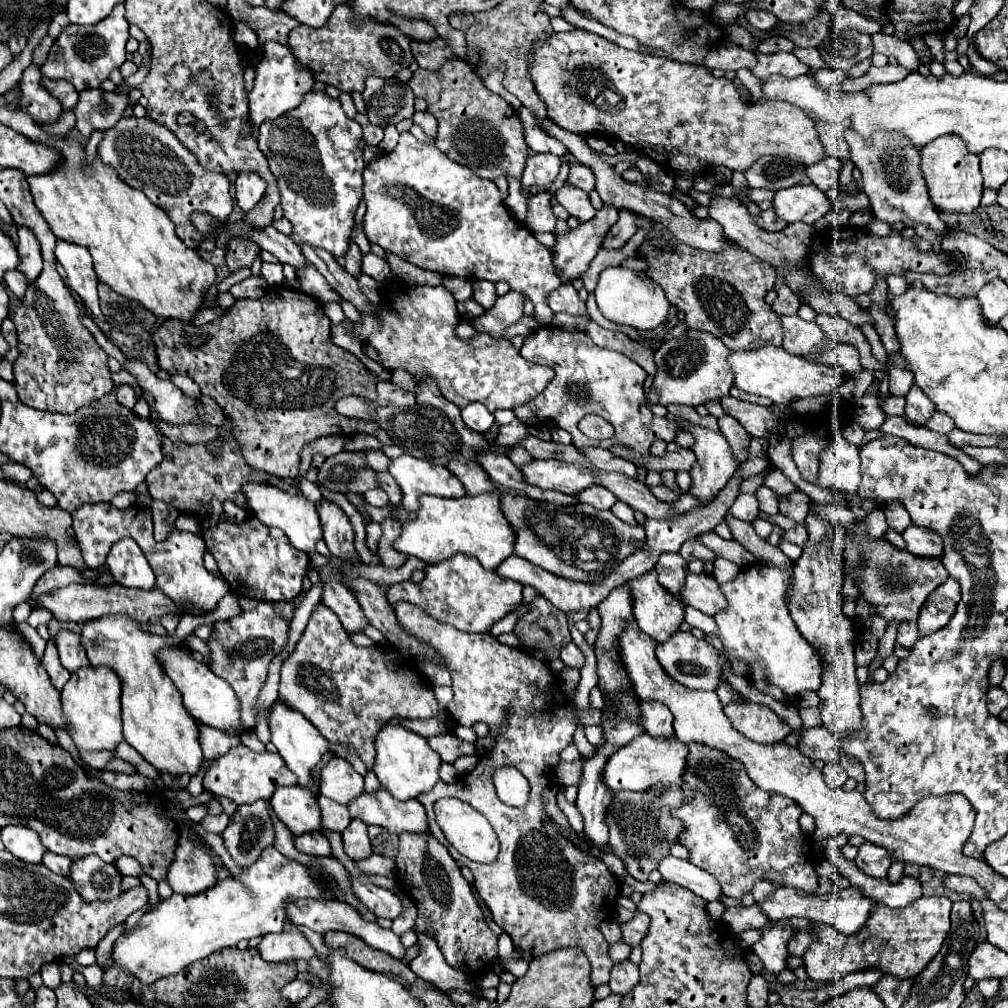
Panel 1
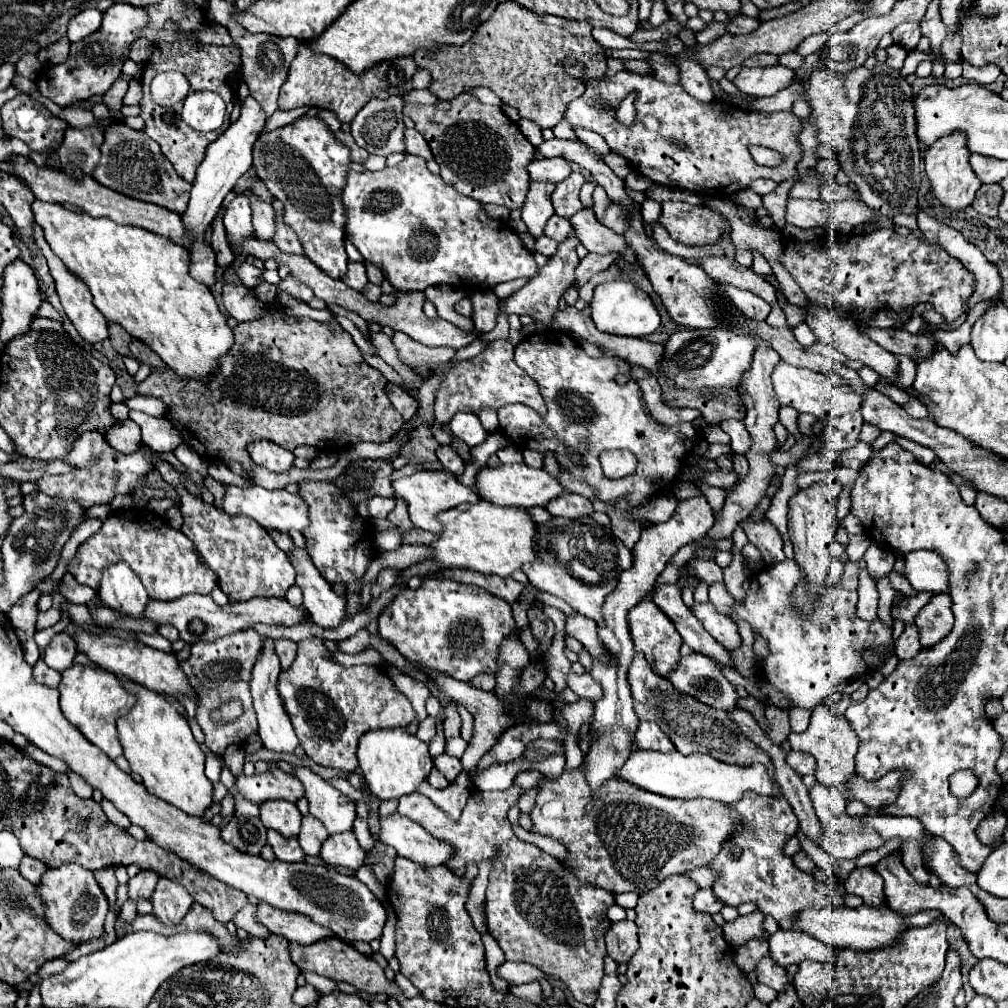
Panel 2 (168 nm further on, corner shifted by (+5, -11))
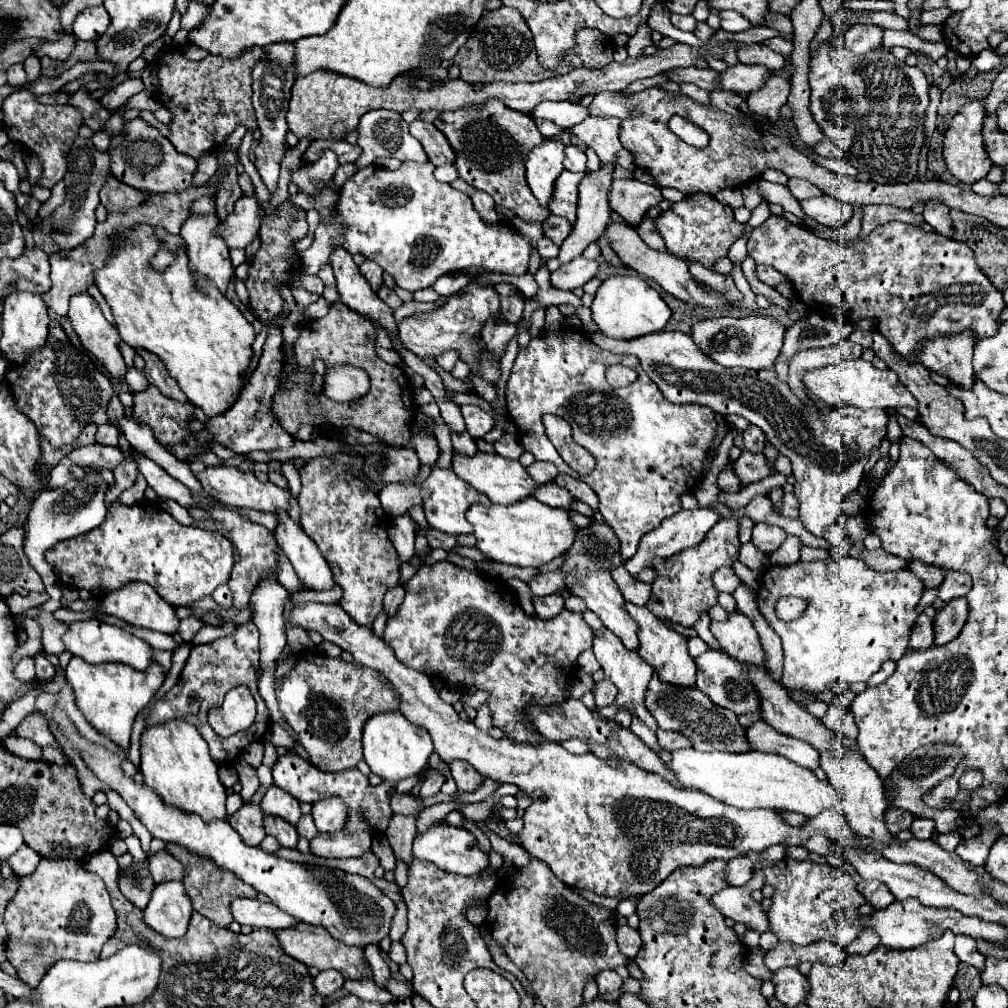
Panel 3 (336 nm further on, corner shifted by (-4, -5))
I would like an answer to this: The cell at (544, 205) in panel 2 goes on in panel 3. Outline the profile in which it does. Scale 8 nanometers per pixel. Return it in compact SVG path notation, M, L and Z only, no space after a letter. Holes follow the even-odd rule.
M543 137L543 143L533 147L525 157L525 179L537 201L547 207L553 195L553 183L563 171L565 145L557 137Z

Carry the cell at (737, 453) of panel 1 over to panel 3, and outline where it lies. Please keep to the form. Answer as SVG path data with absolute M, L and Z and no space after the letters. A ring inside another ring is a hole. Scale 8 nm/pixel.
M743 451L741 457L733 463L733 467L743 485L749 485L749 483L755 483L755 481L761 481L761 479L773 475L771 465L763 453Z

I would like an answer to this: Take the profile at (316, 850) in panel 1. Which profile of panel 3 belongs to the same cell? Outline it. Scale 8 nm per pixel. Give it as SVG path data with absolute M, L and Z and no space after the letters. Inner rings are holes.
M263 815L263 827L265 827L265 833L267 835L273 835L277 837L277 841L283 845L283 847L295 847L297 845L297 831L291 823L287 823L285 819L281 817L273 817L273 815Z

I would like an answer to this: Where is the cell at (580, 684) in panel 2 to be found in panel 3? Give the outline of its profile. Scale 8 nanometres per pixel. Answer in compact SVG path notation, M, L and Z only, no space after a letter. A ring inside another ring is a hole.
M603 679L601 683L595 685L593 693L595 693L595 703L597 703L597 707L607 707L607 705L611 705L611 703L615 701L615 697L617 697L617 687L615 687L609 679Z

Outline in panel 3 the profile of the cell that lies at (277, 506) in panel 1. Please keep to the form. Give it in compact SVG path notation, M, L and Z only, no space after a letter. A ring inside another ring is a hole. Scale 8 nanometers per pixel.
M207 467L205 471L197 473L197 479L203 487L205 495L211 495L213 499L225 503L225 505L233 505L233 507L247 507L247 509L257 509L257 511L275 511L275 509L289 509L289 493L287 489L275 487L273 483L261 483L257 481L253 471L241 471L235 467Z

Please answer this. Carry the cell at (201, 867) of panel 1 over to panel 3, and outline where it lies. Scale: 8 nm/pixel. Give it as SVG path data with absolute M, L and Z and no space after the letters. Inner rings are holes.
M167 881L155 887L149 905L143 909L143 923L167 939L185 935L191 919L191 899L181 881Z

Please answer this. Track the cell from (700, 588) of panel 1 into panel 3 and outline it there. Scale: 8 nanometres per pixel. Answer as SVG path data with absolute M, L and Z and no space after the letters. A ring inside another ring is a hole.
M733 613L725 623L711 623L711 633L729 657L755 667L765 667L765 651L759 635L751 619L743 613Z

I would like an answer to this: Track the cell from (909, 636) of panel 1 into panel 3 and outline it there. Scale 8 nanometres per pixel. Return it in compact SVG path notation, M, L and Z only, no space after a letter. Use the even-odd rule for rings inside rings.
M921 613L917 625L911 631L909 645L911 645L911 649L929 649L929 647L933 647L933 639L935 639L933 619L929 619L925 613Z

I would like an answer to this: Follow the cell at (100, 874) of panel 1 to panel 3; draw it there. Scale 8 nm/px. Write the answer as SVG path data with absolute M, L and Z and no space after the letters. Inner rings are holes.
M41 859L41 863L31 875L21 877L19 889L5 909L3 923L9 935L7 961L15 967L17 977L29 987L37 987L45 971L59 959L95 961L105 941L117 929L115 911L111 907L109 893L101 879L97 879L97 875L89 875L89 871L85 871L85 867L79 861L47 861L47 859Z

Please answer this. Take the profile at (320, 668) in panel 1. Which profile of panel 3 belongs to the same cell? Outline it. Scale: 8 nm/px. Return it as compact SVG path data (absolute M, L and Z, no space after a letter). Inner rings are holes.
M339 657L327 659L325 665L299 659L277 687L277 701L287 725L305 747L309 761L329 773L355 769L363 761L361 731L367 717L399 709L393 685L379 671L359 663L345 663Z

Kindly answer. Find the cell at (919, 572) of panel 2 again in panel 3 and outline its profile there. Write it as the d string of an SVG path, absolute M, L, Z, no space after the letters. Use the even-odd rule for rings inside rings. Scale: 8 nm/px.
M947 571L947 577L939 587L939 599L949 603L951 599L965 597L971 591L971 587L973 587L973 581L969 579L969 575L957 573L957 571Z

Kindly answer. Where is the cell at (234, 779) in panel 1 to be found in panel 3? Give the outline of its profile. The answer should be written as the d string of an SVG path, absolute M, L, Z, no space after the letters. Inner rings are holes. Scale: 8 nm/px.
M289 751L287 755L277 757L273 765L273 783L281 787L283 791L291 793L301 803L317 803L321 799L339 797L347 805L347 811L349 811L349 817L345 821L345 831L349 833L367 831L373 837L383 837L393 817L389 799L391 799L391 791L395 791L395 783L383 781L379 785L371 785L369 779L359 769L351 769L345 773L325 773L313 767L309 761L305 761L297 753Z

